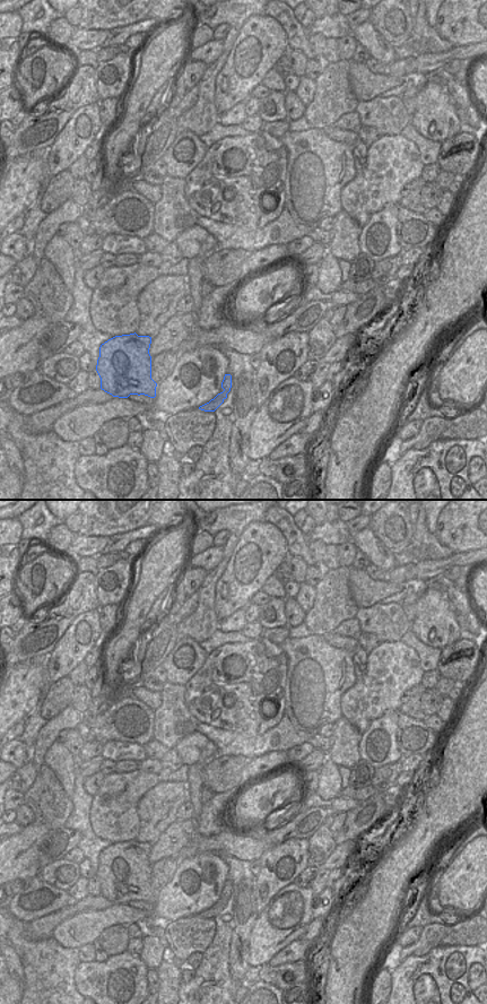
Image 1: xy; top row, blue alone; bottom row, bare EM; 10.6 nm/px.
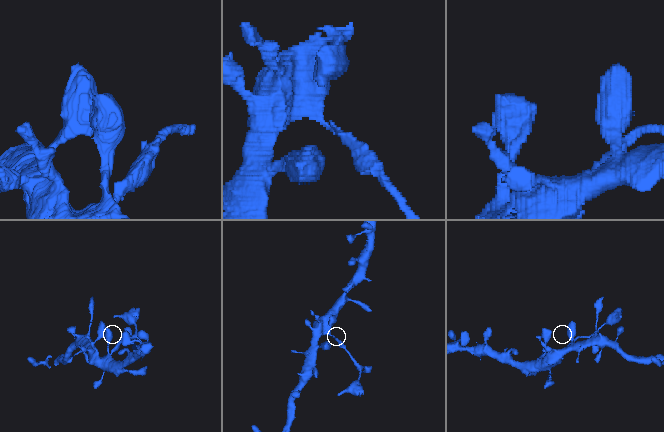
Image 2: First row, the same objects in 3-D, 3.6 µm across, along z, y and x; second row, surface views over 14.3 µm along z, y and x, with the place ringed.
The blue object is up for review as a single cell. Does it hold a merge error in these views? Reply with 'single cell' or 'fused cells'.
fused cells

